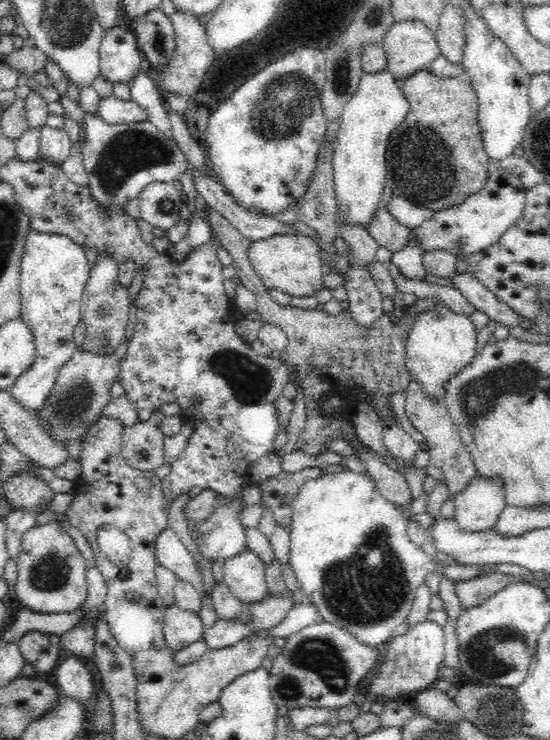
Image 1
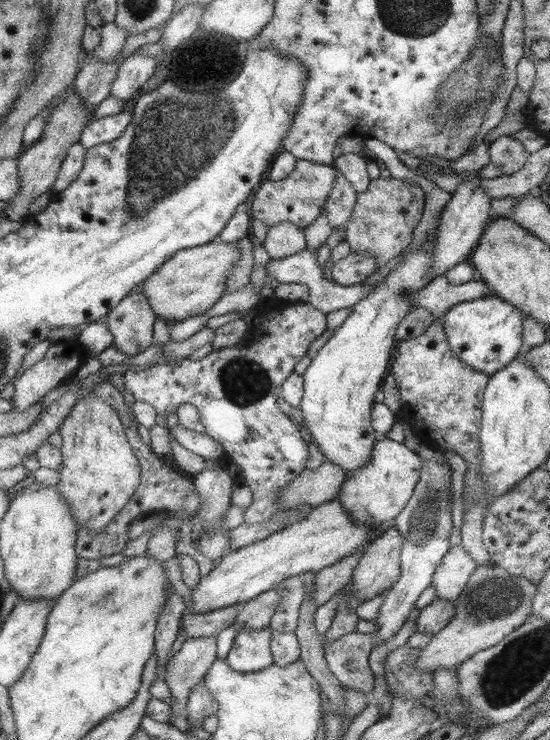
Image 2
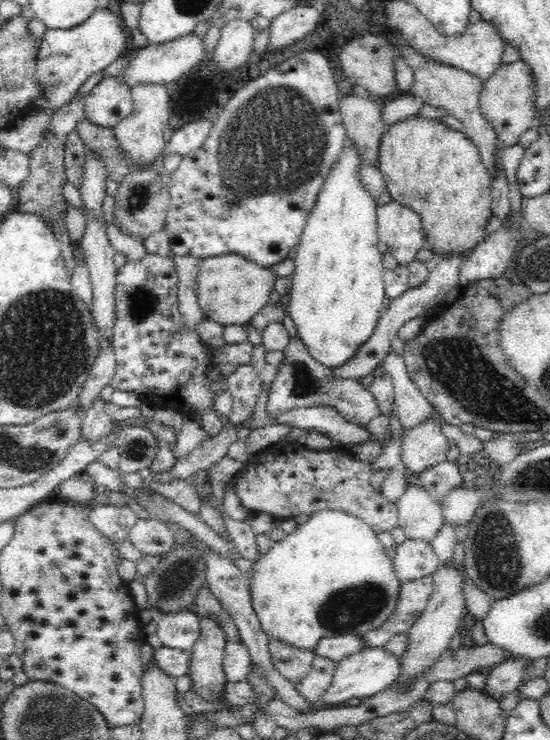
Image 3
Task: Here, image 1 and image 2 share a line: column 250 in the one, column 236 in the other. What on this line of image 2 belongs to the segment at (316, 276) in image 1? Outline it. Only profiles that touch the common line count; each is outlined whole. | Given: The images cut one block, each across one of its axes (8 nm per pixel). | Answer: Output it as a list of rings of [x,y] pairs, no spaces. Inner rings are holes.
[[[217,239],[201,246],[178,250],[164,262],[150,278],[141,285],[153,312],[159,319],[177,321],[205,312],[214,302],[223,298],[223,287],[231,267],[240,258],[237,243],[226,243]]]

